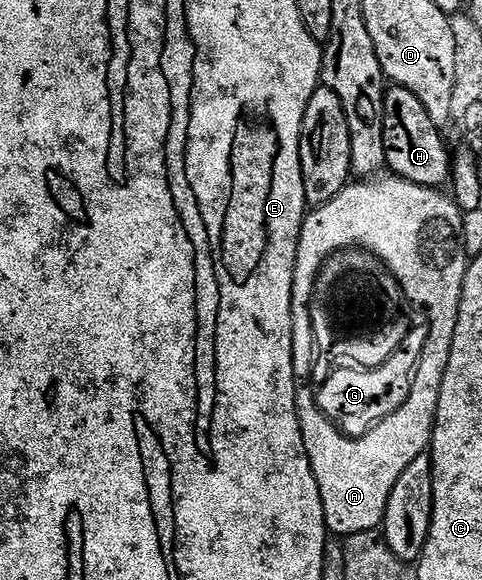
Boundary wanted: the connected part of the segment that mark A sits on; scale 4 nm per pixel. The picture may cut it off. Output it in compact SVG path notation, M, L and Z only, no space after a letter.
M314 413L310 419L303 423L305 432L305 452L313 470L315 481L319 485L319 493L323 501L325 526L340 537L358 535L364 531L376 532L385 522L387 501L391 497L391 489L395 489L395 481L415 461L415 457L426 454L430 450L433 437L433 424L430 416L413 415L409 423L404 419L404 414L396 413L387 416L382 423L376 424L372 430L360 437L342 435L324 415Z

